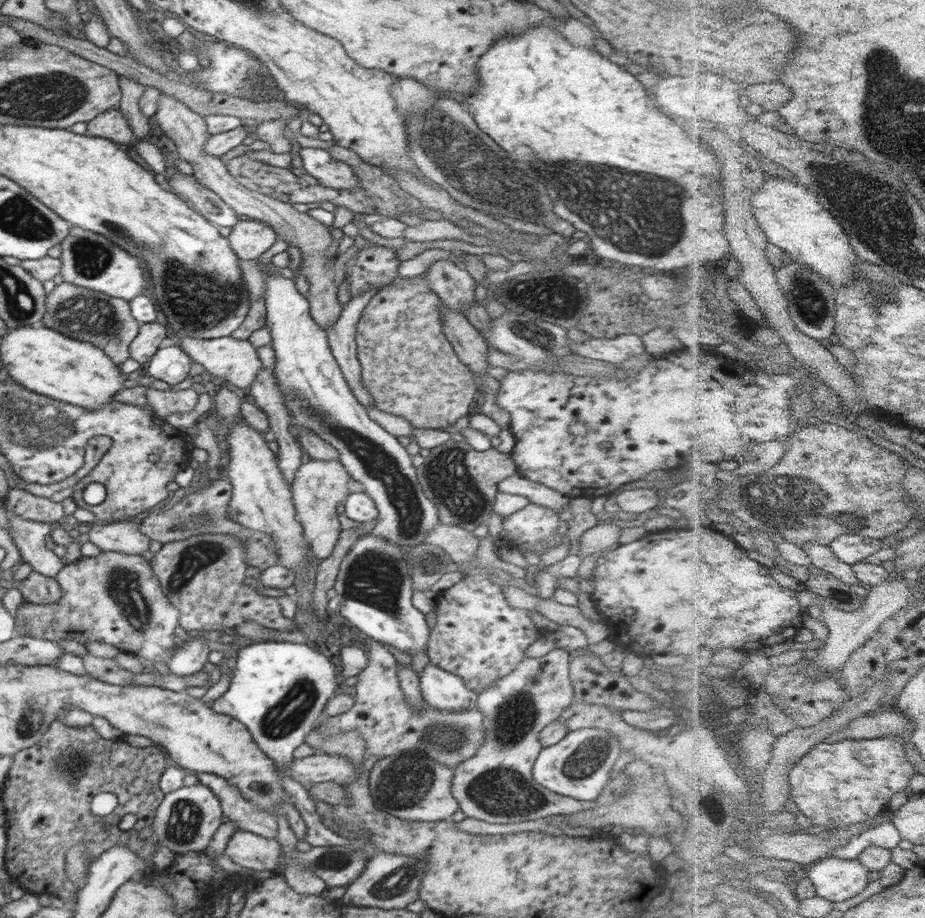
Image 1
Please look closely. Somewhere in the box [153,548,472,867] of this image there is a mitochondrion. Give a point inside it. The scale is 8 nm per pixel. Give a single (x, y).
(405, 782)

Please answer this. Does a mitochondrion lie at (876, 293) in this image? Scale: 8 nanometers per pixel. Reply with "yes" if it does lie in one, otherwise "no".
yes

